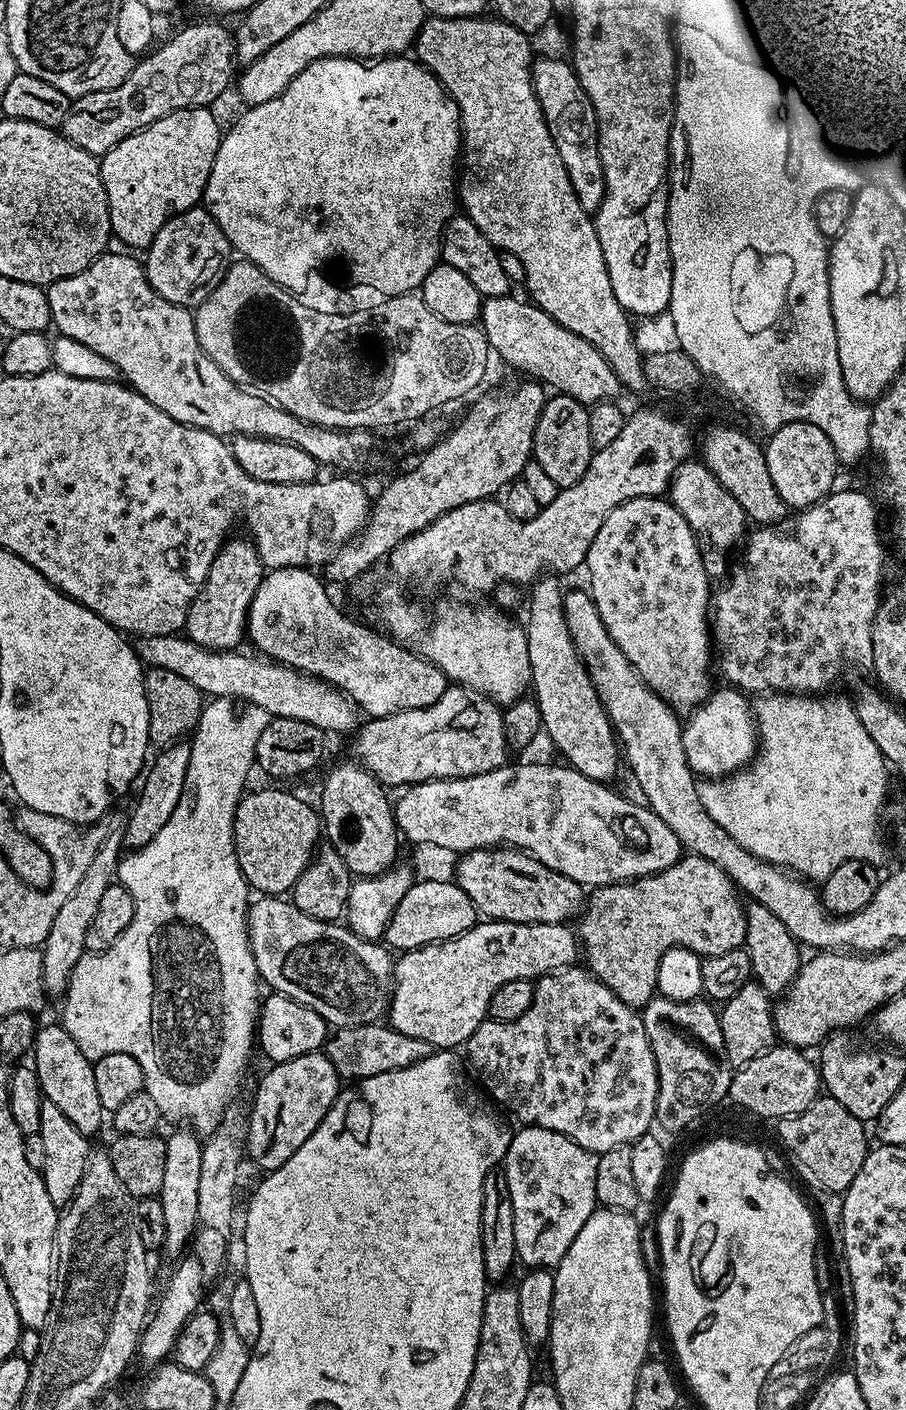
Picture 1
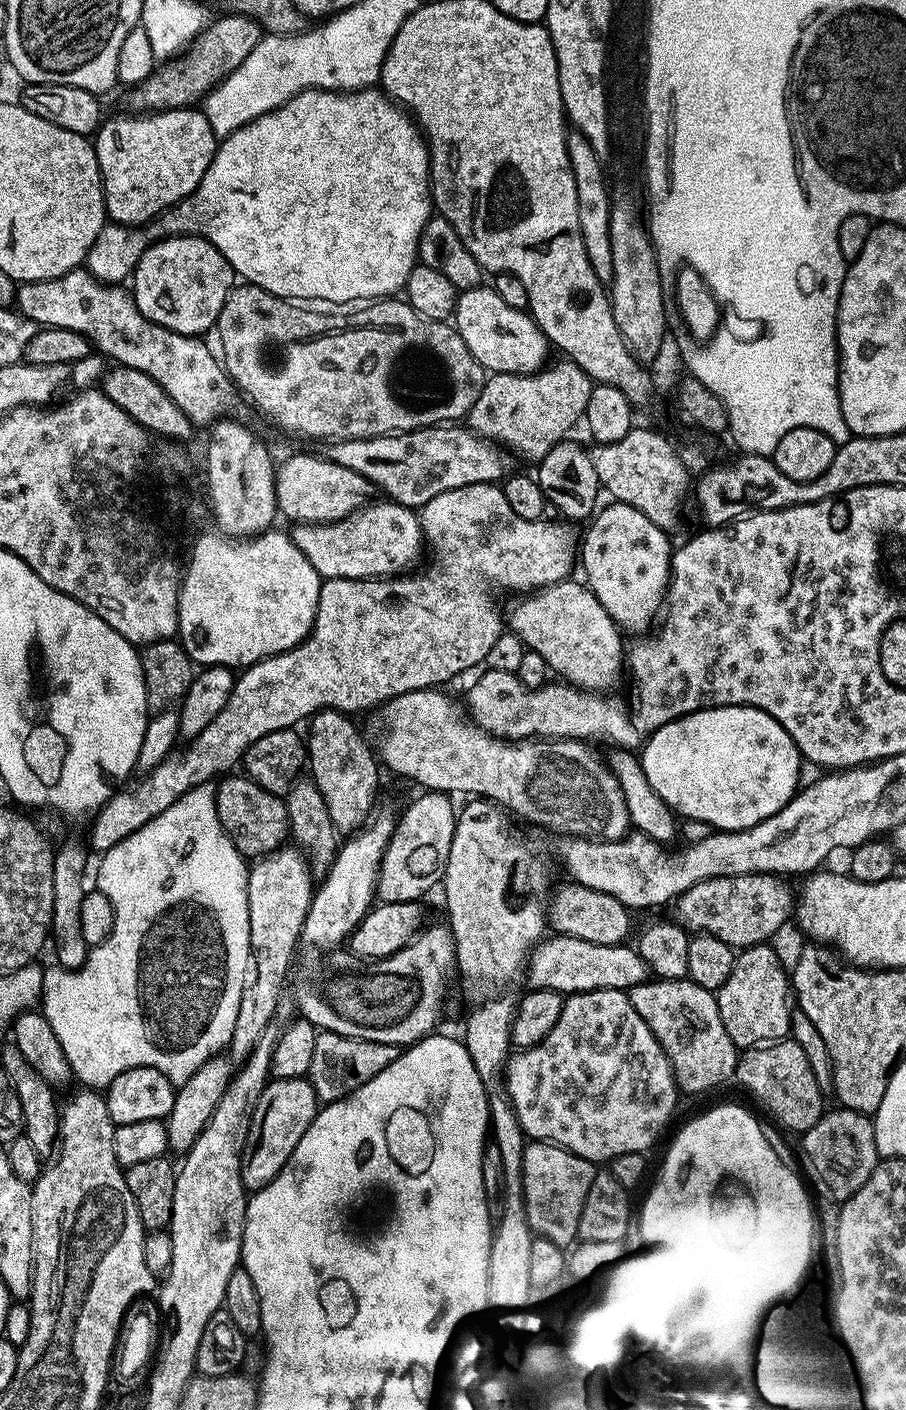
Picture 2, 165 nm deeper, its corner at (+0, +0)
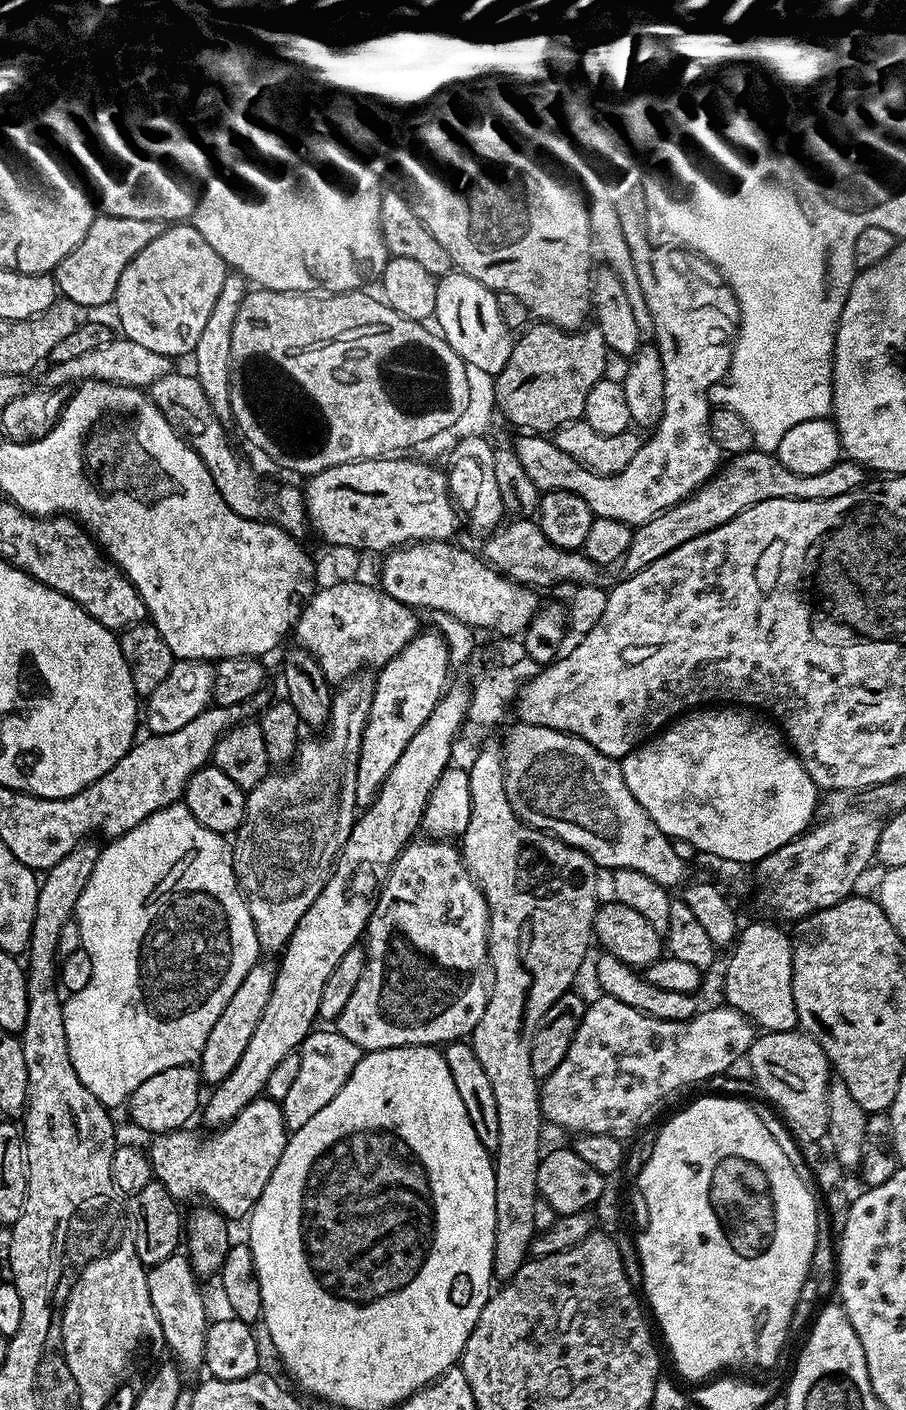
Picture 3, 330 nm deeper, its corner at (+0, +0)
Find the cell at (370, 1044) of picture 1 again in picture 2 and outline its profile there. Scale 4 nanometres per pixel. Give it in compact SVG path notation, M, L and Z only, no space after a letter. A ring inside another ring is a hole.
M320 1030L316 1034L314 1059L310 1061L310 1070L306 1078L316 1092L317 1101L341 1100L349 1092L370 1082L370 1078L382 1074L382 1070L386 1070L386 1066L390 1066L390 1062L394 1062L394 1058L398 1058L401 1051L402 1048L399 1044L370 1042L362 1038Z

